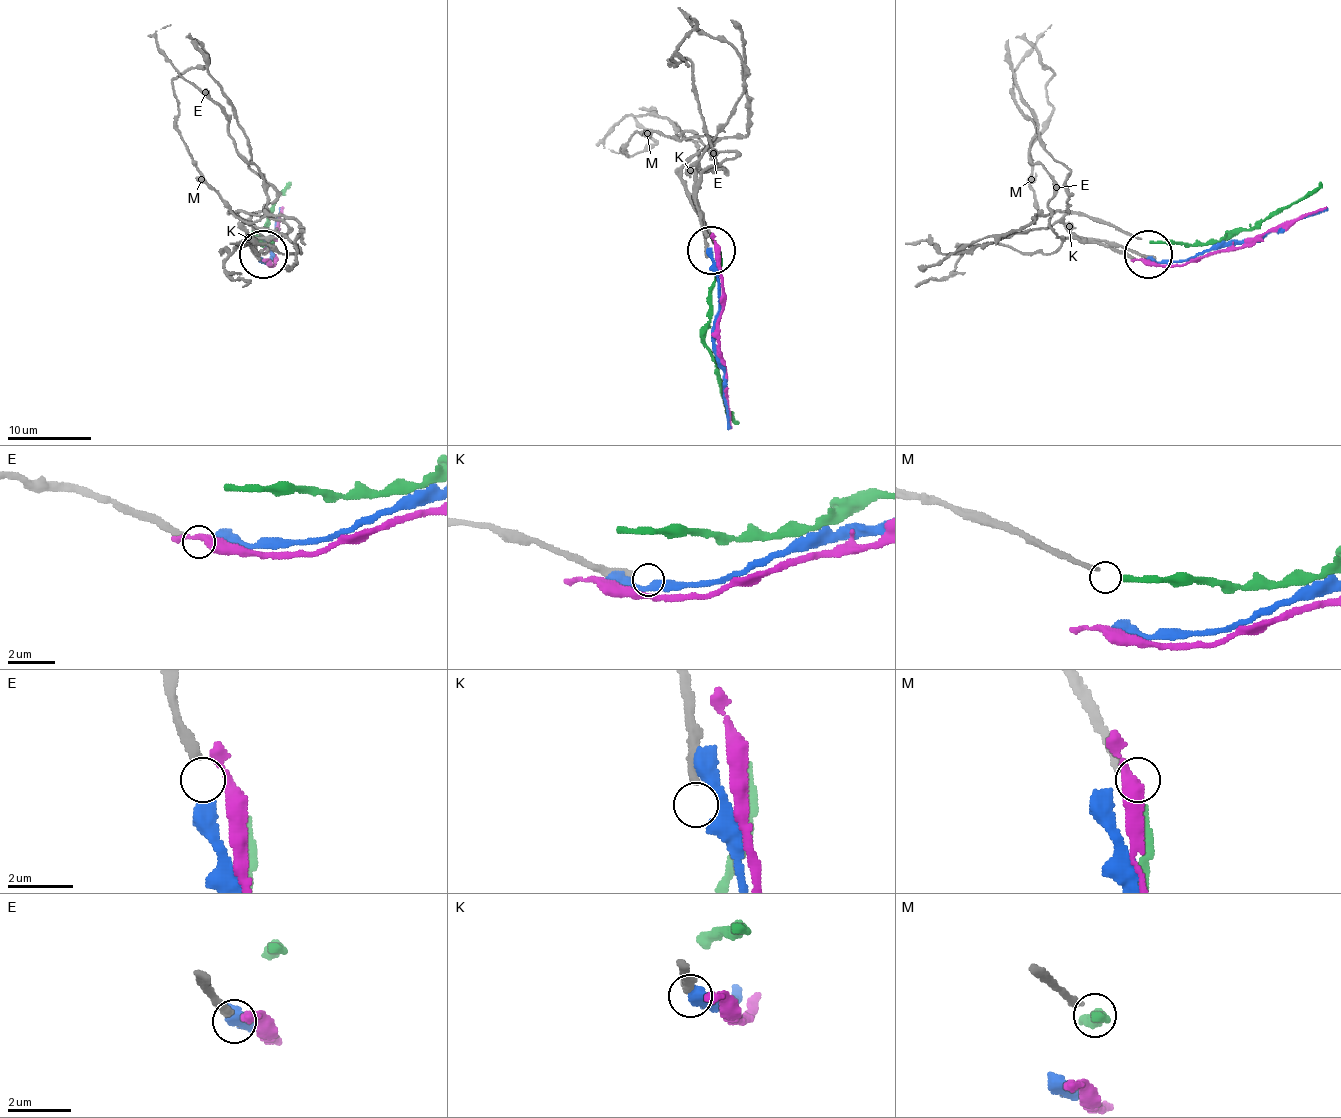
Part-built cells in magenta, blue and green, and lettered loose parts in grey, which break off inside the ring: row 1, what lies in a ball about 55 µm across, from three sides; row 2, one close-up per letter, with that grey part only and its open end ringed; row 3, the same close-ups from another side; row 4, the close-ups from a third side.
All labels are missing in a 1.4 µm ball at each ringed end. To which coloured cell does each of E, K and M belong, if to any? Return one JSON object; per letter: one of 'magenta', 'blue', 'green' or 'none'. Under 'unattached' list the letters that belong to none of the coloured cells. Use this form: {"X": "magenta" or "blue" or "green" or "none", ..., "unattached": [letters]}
{"E": "blue", "K": "none", "M": "green", "unattached": ["K"]}

